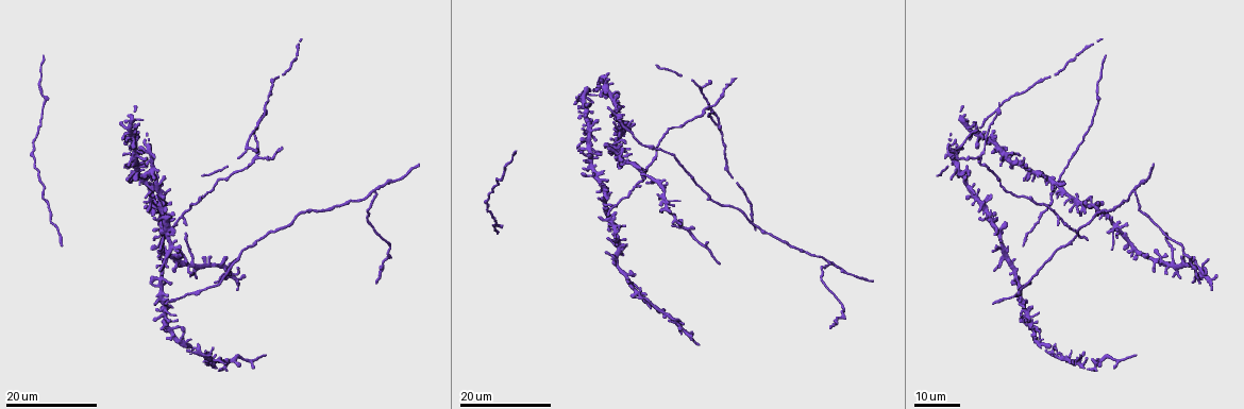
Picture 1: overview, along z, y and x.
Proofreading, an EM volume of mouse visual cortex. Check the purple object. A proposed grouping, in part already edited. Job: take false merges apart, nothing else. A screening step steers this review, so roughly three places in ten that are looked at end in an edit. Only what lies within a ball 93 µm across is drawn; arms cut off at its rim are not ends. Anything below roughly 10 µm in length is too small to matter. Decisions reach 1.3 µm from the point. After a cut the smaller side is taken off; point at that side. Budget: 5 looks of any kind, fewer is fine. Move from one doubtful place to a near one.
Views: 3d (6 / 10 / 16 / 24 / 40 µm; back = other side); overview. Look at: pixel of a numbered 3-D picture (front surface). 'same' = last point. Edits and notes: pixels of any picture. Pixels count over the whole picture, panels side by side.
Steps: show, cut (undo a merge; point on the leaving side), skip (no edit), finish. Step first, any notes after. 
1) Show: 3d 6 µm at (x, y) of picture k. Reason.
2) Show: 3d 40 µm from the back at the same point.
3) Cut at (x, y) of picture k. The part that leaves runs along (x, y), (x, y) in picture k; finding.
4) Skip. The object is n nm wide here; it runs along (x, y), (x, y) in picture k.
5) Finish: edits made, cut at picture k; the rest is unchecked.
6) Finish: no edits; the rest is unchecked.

Show: 3d 16 µm at (720, 124) of picture 1. Looks like a crossing.

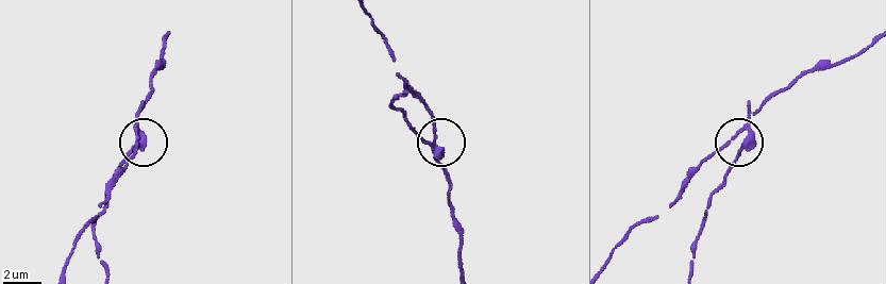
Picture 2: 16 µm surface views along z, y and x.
Show: 3d 10 µm at (136, 134) of picture 2.

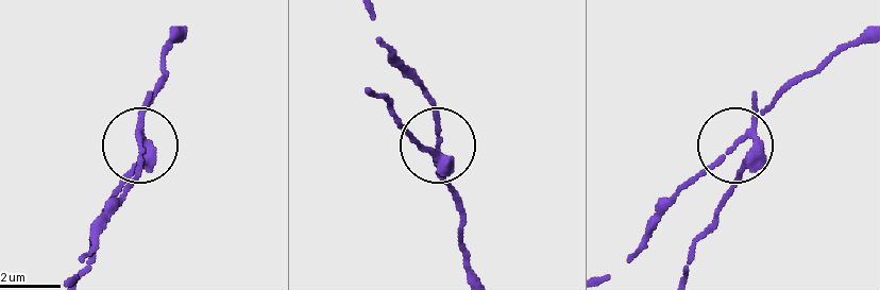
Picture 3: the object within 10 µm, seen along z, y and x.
Cut at (151, 171) of picture 3. 5 arms meet here; two neurons meet here.

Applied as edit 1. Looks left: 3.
Show: 3d 16 µm at (376, 191) of picture 1. Branch point.

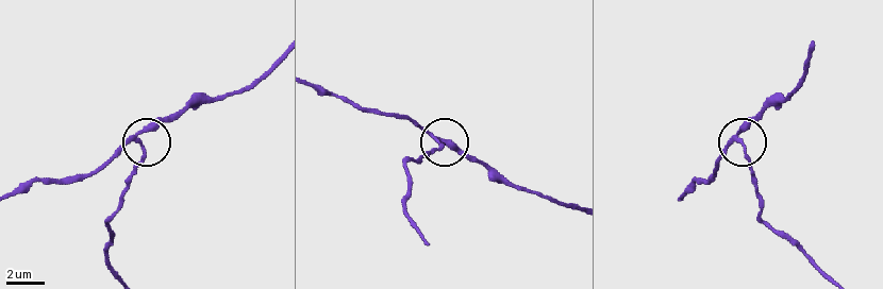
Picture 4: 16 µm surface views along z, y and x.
Show: 3d 6 µm at (741, 139) of picture 4.

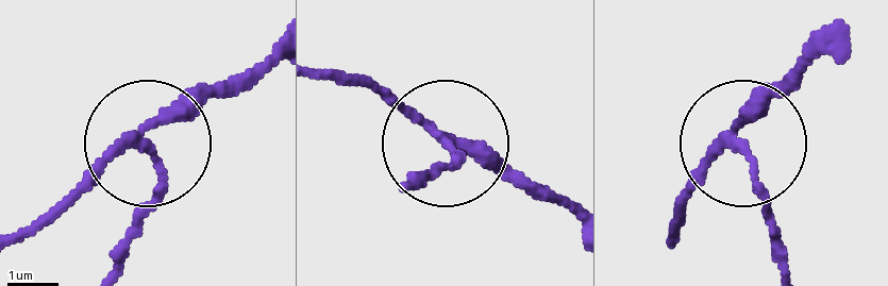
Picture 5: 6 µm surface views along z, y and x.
Cut at (148, 209) of picture 5. The object is 150 nm wide here; the part that leaves runs along (138, 147), (163, 194), (121, 270) in picture 5; two neurons meet here.

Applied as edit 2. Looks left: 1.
Finish: edits made, cut at picture 3, cut at picture 5; the rest is unchecked.

